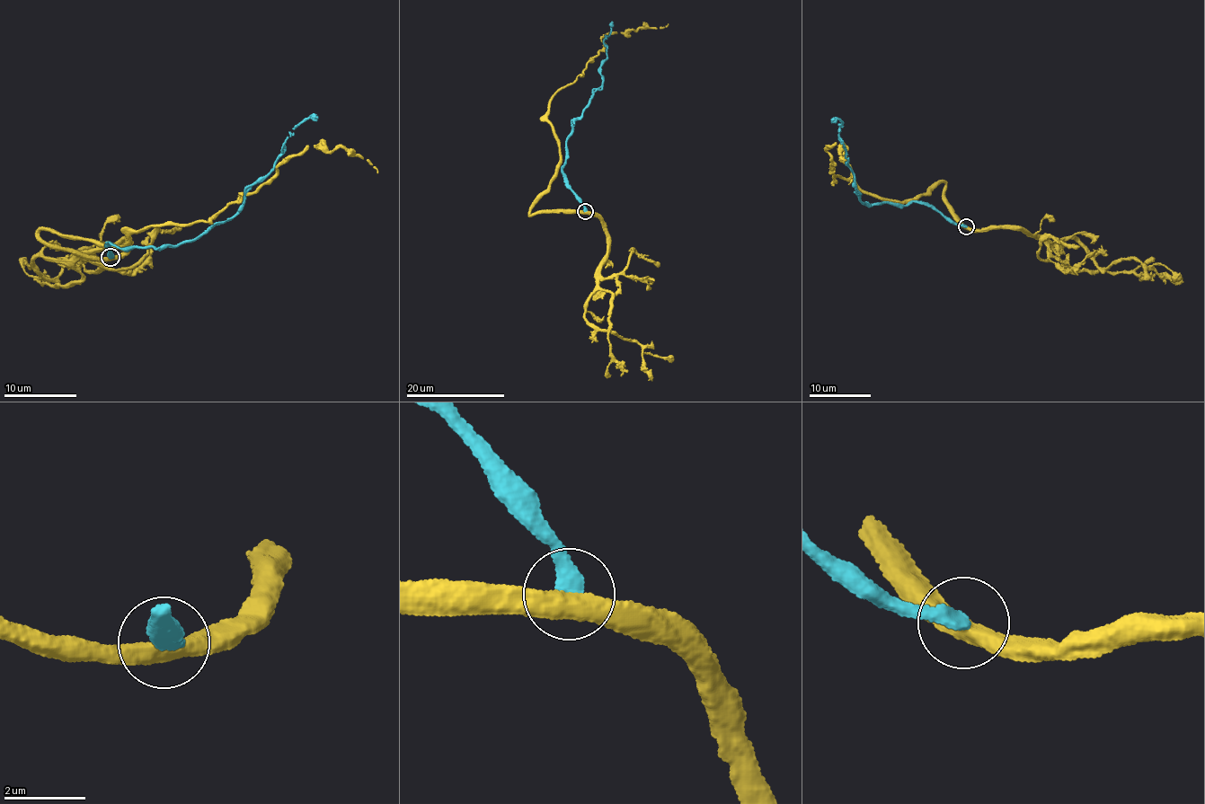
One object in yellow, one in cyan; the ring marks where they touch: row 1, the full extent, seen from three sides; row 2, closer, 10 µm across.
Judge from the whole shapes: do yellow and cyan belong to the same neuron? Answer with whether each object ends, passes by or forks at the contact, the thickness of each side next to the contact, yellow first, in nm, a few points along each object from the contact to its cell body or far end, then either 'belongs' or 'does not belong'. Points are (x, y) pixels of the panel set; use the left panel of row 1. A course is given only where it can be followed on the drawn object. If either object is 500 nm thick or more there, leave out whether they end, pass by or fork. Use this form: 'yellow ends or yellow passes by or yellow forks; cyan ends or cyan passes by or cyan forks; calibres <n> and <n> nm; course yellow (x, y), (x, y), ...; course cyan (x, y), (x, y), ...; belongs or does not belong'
yellow passes by; cyan ends; calibres 480 and 360 nm; course yellow (110, 258), (57, 250), (39, 232), (128, 246), (152, 227), (210, 220), (308, 147), (347, 147), (378, 173); course cyan (110, 258), (111, 243), (155, 249), (192, 241), (237, 214), (285, 139), (317, 119); does not belong

